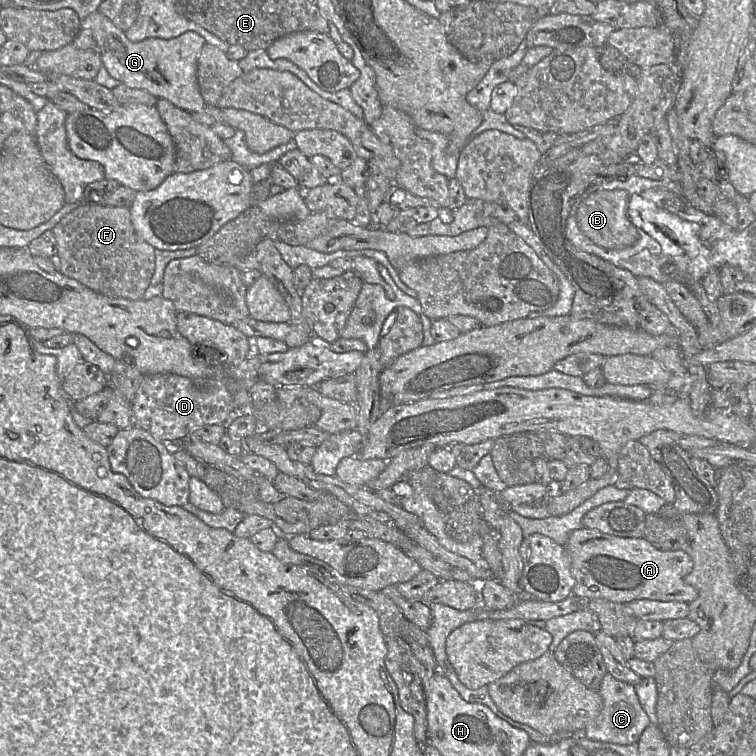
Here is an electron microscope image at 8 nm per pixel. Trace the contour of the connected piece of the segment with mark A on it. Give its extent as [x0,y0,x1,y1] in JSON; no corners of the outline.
[565,528,698,604]

